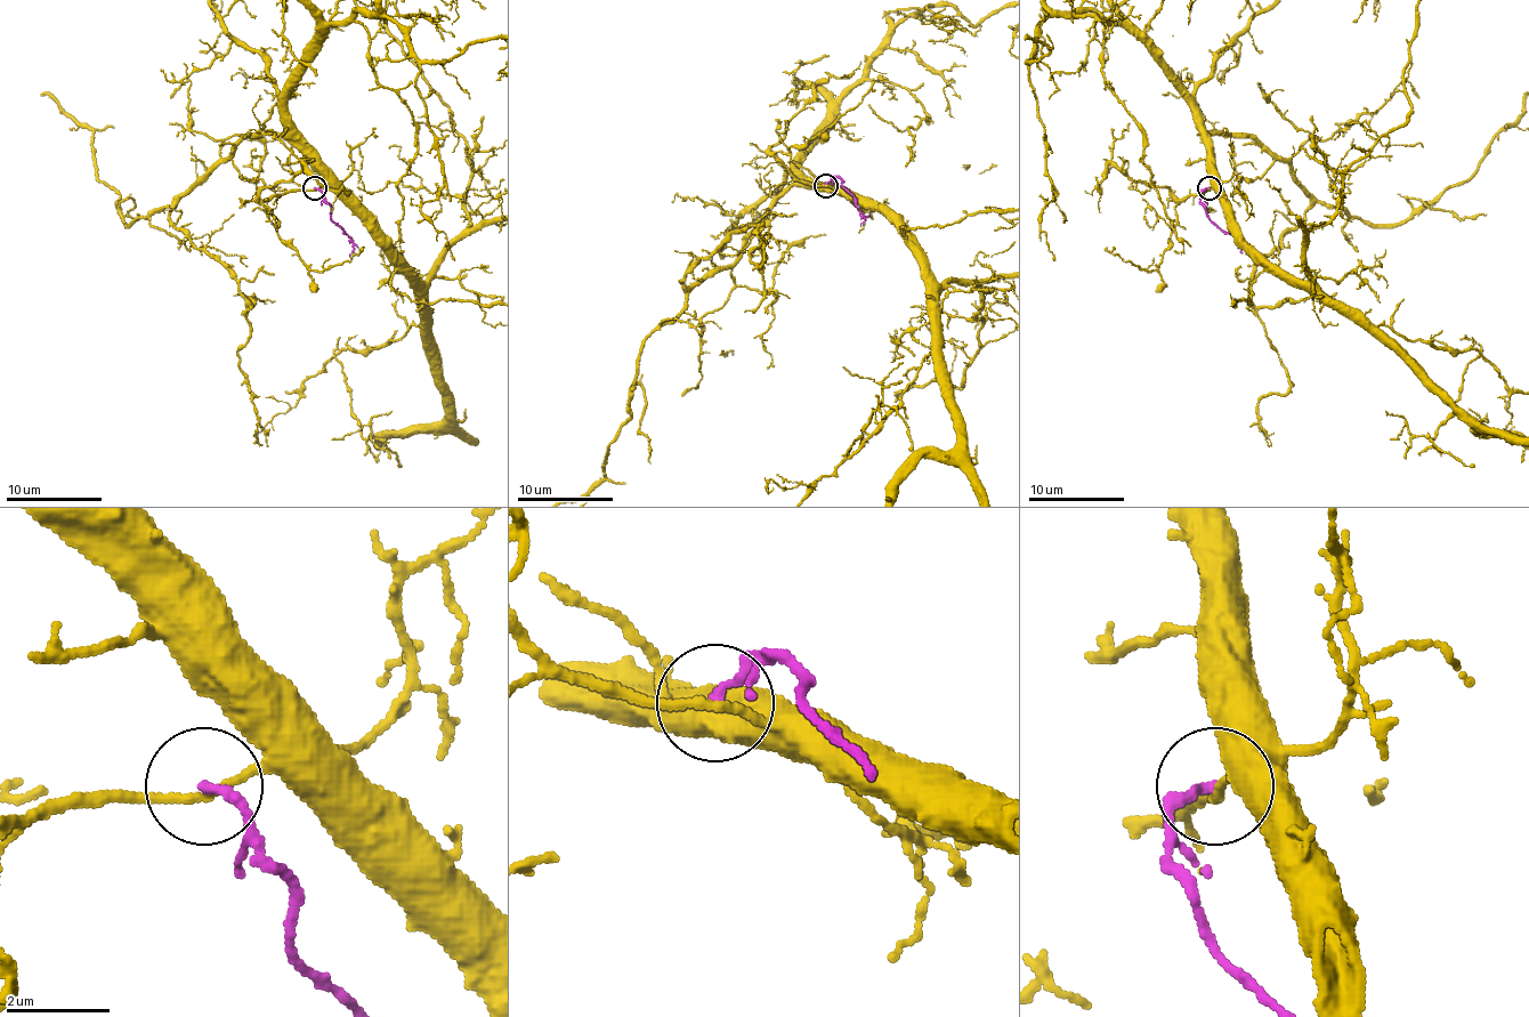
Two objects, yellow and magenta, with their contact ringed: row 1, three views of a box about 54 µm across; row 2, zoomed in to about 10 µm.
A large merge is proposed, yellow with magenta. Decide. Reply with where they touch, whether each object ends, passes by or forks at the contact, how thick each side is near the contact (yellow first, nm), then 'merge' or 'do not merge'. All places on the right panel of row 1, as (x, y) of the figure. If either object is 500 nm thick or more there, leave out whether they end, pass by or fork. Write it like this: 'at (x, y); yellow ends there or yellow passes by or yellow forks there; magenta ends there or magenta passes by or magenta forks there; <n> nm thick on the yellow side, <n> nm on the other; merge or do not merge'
at (1208, 188); yellow passes by; magenta ends there; 150 nm thick on the yellow side, 200 nm on the other; do not merge

